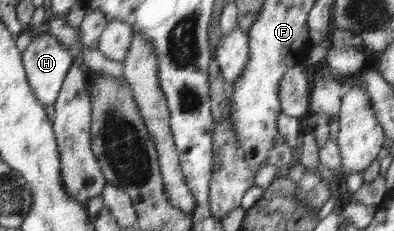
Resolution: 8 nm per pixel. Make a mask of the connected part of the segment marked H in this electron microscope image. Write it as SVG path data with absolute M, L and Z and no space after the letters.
M40 30L21 54L30 87L38 100L46 105L55 105L64 79L73 66L73 54L53 34Z

